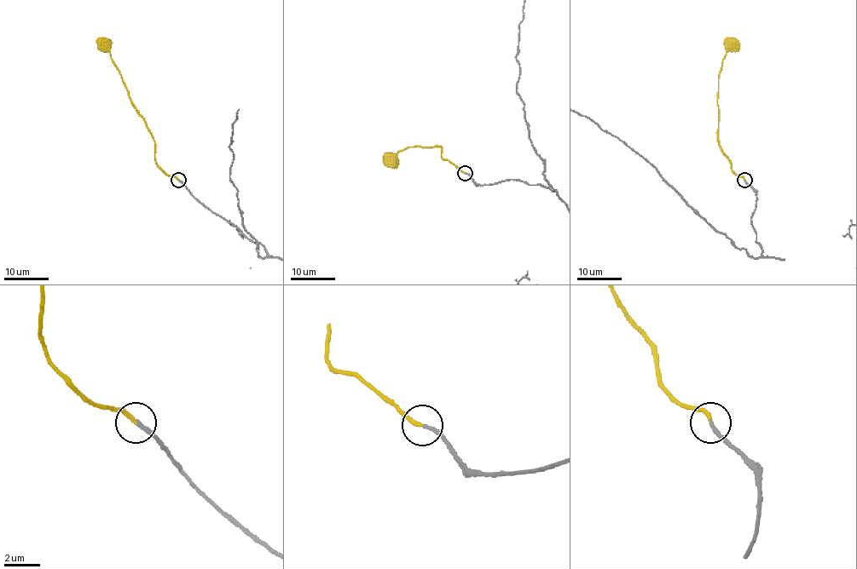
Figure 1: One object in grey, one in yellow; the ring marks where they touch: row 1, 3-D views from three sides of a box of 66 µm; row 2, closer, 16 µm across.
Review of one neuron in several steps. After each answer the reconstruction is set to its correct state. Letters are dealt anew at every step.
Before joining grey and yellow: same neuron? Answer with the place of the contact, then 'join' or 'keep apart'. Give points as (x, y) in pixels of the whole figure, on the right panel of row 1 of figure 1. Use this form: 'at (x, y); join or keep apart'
at (744, 180); join

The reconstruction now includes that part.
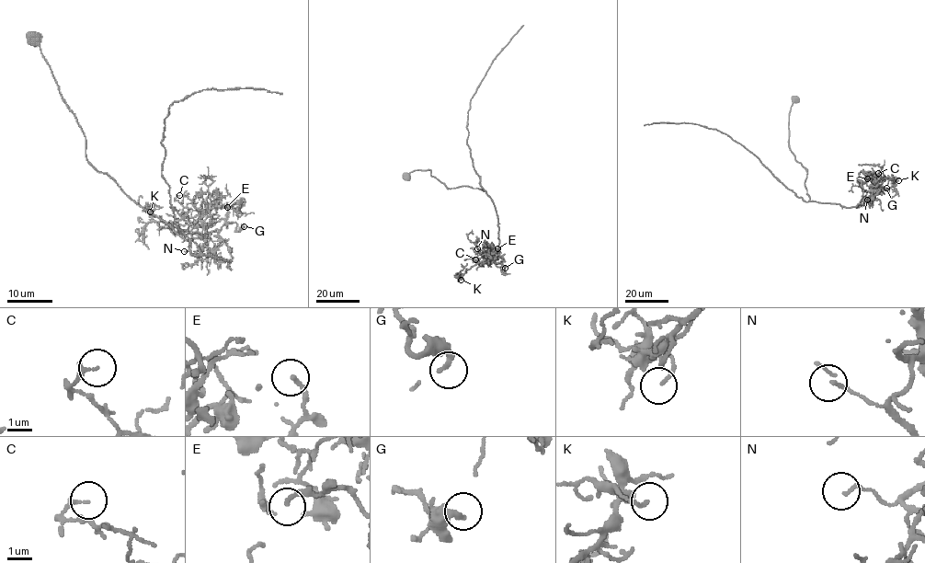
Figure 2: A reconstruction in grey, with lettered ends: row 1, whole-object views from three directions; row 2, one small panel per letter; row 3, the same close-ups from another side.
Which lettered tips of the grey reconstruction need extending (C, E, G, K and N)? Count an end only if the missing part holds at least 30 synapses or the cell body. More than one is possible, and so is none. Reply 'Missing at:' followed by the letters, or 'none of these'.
Missing at: none of these

